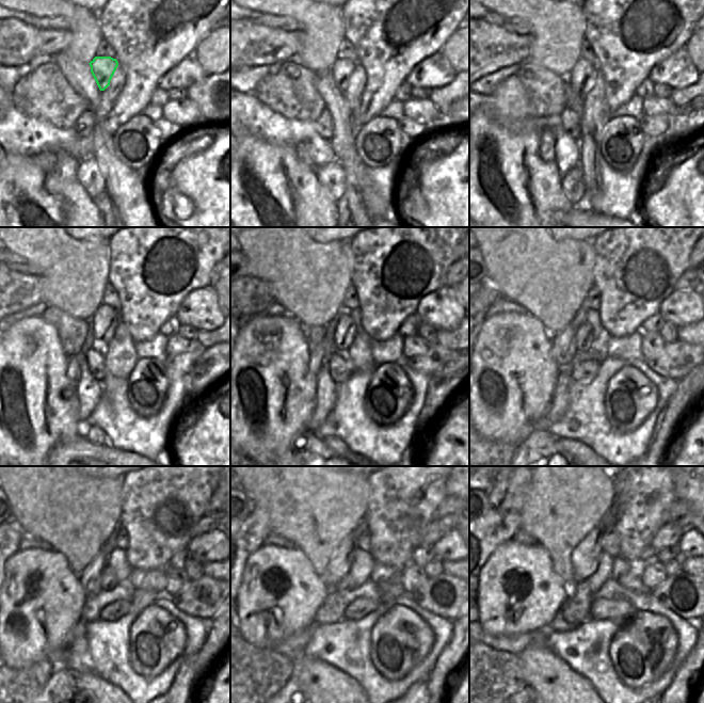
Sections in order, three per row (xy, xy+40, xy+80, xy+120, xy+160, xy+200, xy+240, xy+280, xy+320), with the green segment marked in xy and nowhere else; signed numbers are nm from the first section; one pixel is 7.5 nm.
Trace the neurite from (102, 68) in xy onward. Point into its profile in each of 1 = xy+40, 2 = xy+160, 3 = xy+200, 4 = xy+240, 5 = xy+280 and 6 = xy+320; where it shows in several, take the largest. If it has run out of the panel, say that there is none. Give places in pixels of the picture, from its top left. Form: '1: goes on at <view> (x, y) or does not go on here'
1: goes on at xy+40 (342, 68)
2: goes on at xy+160 (345, 331)
3: goes on at xy+200 (584, 334)
4: goes on at xy+240 (110, 591)
5: goes on at xy+280 (332, 610)
6: goes on at xy+320 (576, 609)

